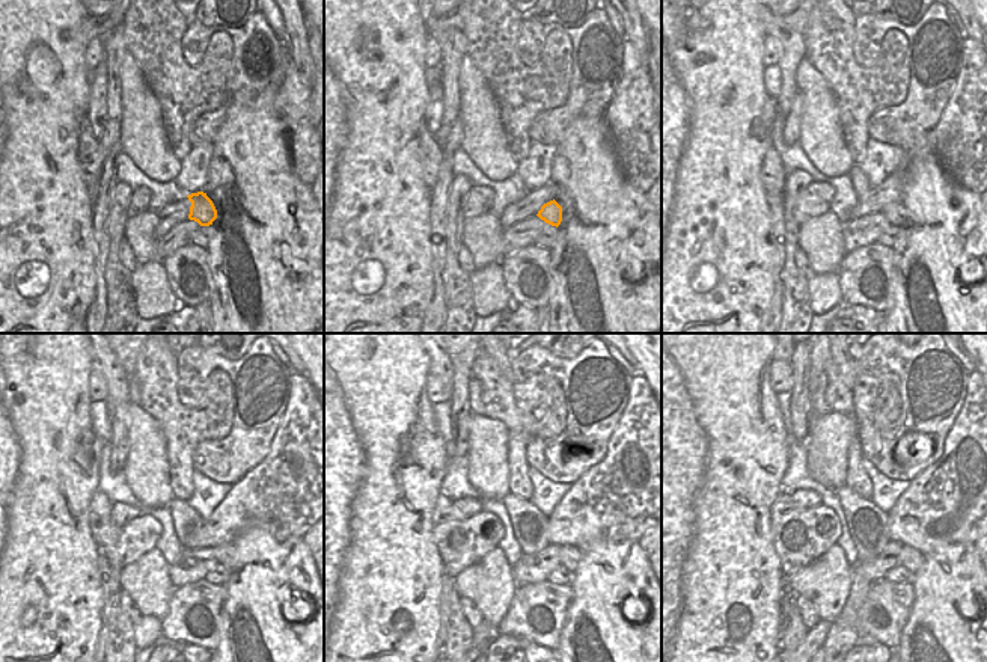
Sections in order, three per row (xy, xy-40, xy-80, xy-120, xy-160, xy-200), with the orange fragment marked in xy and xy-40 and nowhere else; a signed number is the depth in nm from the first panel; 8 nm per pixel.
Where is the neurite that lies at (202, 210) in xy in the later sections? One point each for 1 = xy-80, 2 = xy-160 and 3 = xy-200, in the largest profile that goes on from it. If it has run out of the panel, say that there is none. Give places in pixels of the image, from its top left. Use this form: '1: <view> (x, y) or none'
1: xy-80 (895, 213)
2: xy-160 (570, 555)
3: xy-200 (910, 558)

